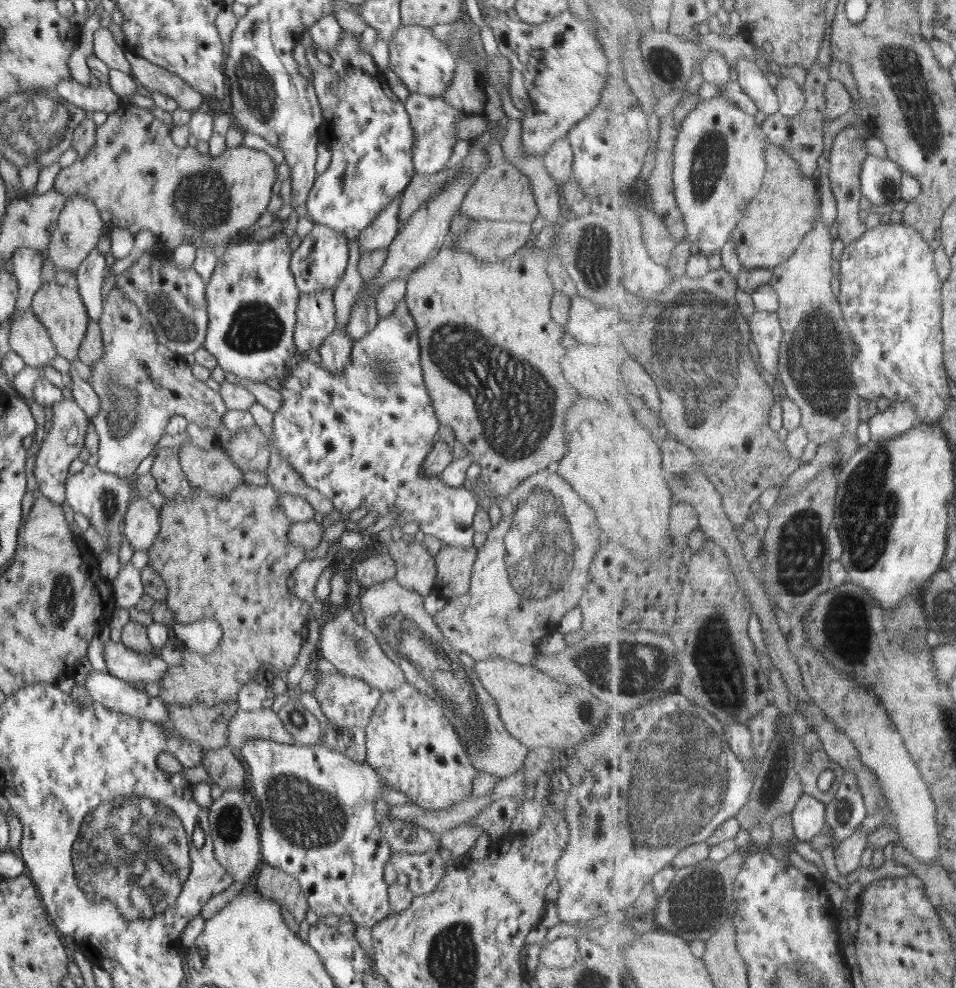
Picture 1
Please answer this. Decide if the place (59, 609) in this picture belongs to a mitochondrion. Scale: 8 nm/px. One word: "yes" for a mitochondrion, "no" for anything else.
yes

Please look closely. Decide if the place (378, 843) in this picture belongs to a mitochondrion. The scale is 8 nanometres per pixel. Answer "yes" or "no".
no

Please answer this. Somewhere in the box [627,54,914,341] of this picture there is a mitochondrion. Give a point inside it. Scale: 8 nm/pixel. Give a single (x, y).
(710, 157)

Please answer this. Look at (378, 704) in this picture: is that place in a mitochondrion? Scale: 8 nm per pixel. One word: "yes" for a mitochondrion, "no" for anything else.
no

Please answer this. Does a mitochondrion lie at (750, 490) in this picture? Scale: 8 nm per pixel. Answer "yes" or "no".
no

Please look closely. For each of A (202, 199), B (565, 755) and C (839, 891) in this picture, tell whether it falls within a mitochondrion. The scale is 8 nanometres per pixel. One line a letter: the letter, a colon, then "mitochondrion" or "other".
A: mitochondrion
B: other
C: other

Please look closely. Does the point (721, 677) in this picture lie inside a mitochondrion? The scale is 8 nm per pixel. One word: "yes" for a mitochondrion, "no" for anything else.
yes

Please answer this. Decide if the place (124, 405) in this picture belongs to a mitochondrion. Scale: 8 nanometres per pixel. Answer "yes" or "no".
yes

